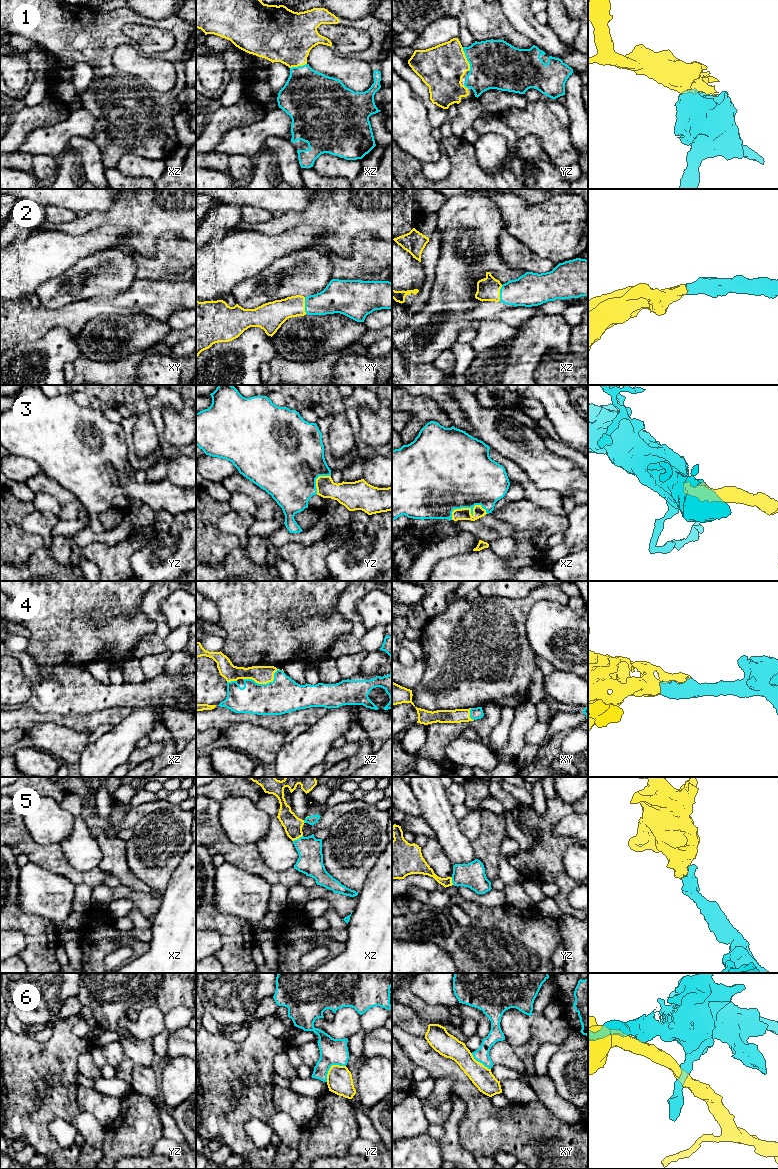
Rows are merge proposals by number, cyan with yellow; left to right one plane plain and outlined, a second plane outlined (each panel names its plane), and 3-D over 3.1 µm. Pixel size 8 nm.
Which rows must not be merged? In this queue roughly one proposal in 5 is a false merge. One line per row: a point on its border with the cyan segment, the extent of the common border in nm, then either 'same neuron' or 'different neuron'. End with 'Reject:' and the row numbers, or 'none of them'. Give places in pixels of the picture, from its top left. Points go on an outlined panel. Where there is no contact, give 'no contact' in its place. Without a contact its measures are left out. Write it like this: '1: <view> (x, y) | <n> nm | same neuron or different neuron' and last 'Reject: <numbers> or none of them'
1: yz (467, 59) | 200 nm | same neuron
2: xy (305, 305) | 140 nm | same neuron
3: xz (466, 507) | 300 nm | same neuron
4: xz (263, 684) | 300 nm | same neuron
5: xz (297, 839) | 90 nm | same neuron
6: yz (330, 1066) | 200 nm | different neuron
Reject: 6

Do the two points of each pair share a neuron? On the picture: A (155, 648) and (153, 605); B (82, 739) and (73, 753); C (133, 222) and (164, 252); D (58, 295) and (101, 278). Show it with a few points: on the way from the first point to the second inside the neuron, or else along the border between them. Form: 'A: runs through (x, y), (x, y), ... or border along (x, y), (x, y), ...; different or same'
A: runs through (158, 637), (159, 620), (156, 616); same
B: runs through (79, 742), (73, 750); same
C: border along (178, 236), (164, 233), (153, 255), (134, 252); different
D: runs through (69, 288), (83, 288), (90, 284); same

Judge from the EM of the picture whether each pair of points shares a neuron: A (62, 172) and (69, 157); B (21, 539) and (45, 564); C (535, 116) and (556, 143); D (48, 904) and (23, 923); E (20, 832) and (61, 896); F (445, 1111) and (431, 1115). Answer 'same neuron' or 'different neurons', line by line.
A: same neuron
B: different neurons
C: same neuron
D: different neurons
E: different neurons
F: same neuron

